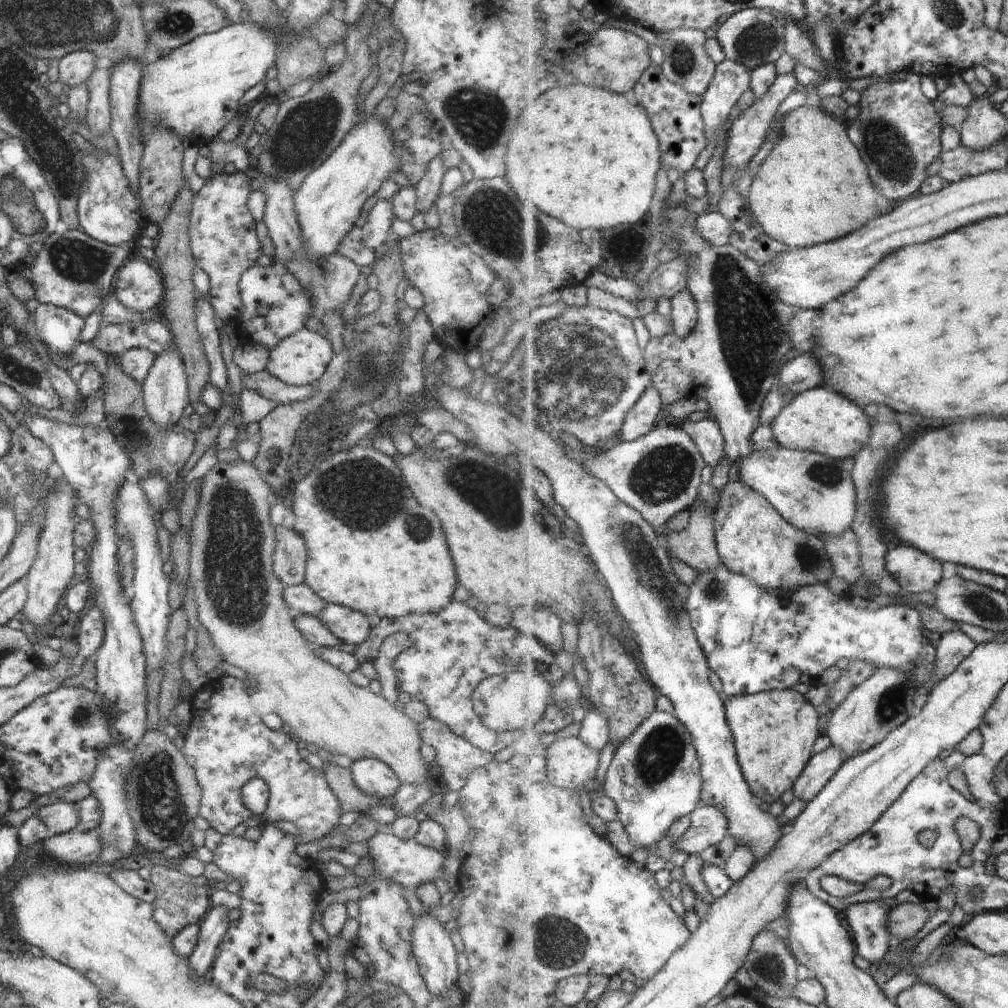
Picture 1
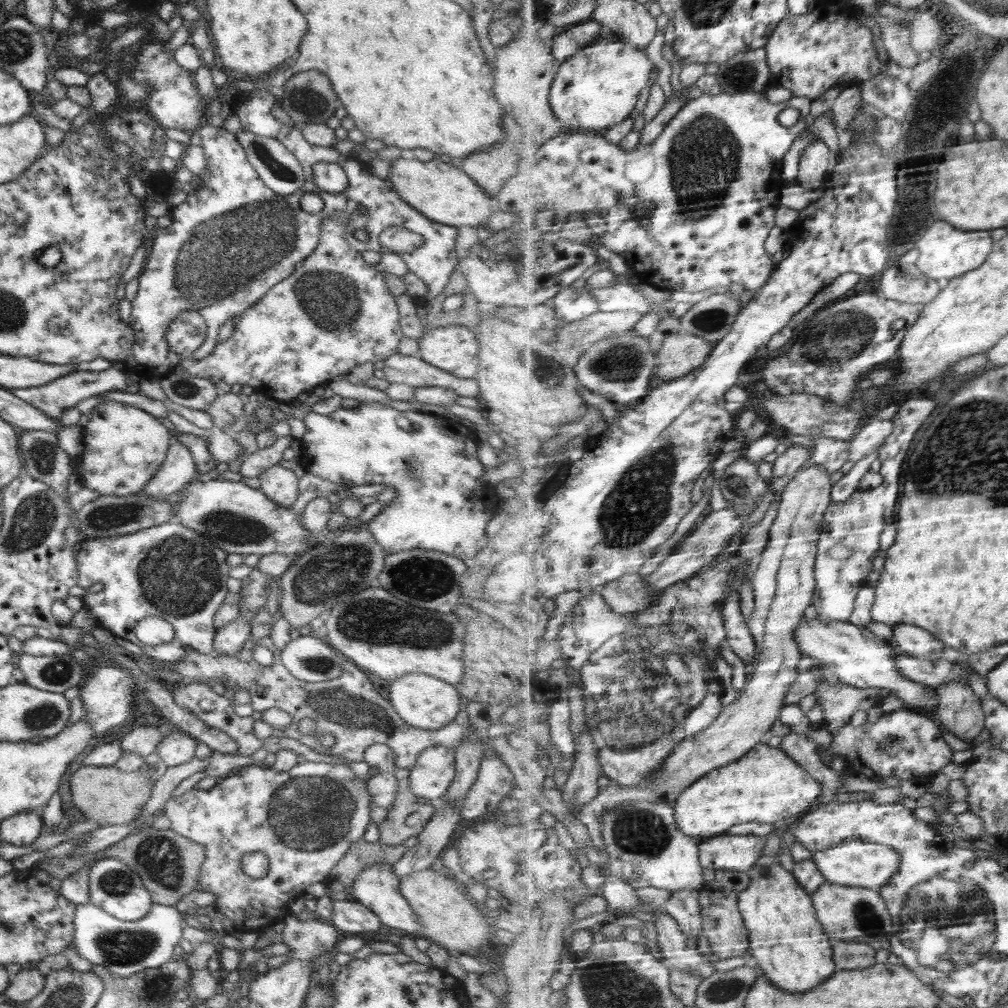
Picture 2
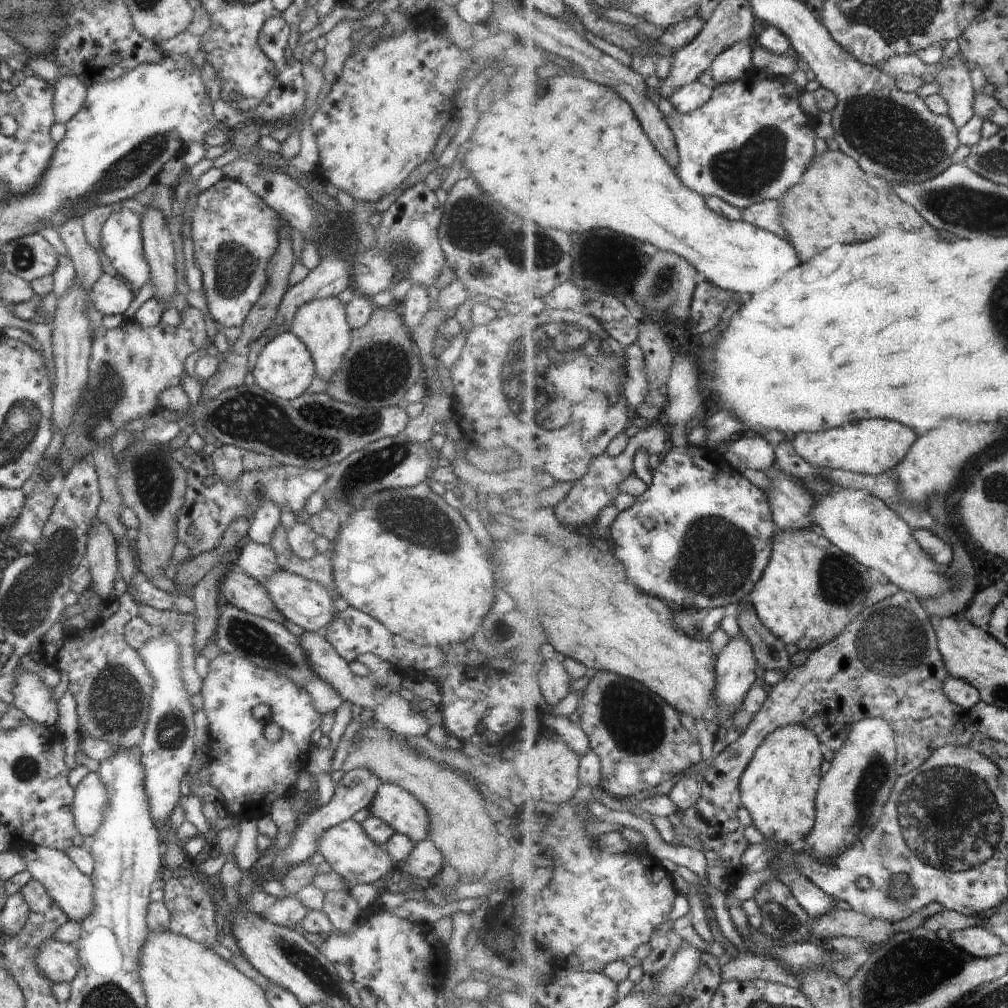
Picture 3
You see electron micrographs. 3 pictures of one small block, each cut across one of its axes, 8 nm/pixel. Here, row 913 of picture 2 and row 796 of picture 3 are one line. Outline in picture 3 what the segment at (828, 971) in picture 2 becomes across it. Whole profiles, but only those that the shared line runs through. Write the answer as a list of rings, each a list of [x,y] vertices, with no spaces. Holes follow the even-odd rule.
[[[792,724],[768,736],[754,756],[753,763],[750,764],[741,781],[741,796],[744,806],[753,818],[754,826],[765,838],[795,847],[798,840],[806,840],[814,831],[817,824],[817,797],[823,780],[824,751],[822,752],[821,742],[820,735],[808,725]]]

